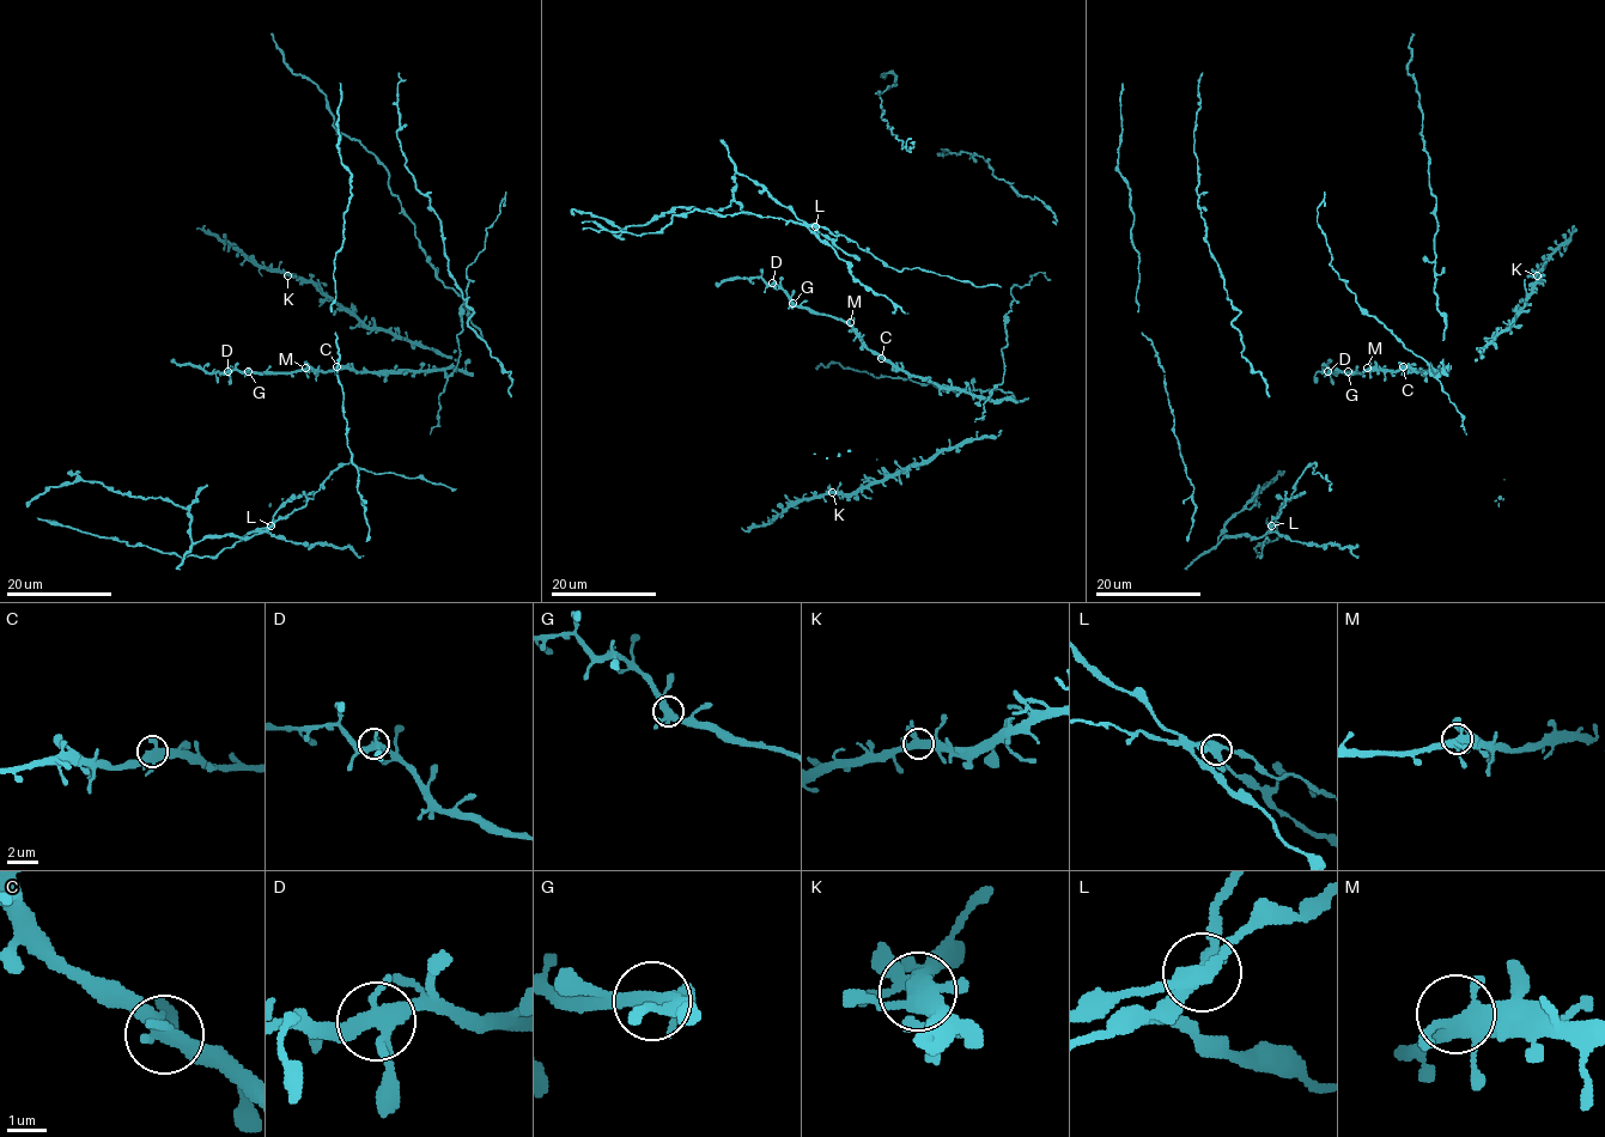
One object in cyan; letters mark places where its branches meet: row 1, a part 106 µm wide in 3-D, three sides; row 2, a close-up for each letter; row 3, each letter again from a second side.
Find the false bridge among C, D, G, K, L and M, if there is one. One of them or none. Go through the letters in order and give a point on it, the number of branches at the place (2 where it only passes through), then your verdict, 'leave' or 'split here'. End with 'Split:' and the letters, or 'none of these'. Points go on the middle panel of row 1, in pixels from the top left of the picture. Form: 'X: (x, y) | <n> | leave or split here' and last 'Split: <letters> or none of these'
C: (881, 358) | 5 | leave
D: (772, 283) | 5 | leave
G: (792, 303) | 4 | leave
K: (832, 492) | 4 | leave
L: (815, 226) | 5 | split here
M: (850, 322) | 5 | leave
Split: L

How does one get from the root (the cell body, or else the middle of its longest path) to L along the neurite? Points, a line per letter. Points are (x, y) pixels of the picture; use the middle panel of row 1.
L: (886, 266), (845, 236), (834, 236), (816, 226)

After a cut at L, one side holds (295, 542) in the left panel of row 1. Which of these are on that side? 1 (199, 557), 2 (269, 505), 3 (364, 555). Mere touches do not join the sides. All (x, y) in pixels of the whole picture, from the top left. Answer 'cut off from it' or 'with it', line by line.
1: cut off from it
2: cut off from it
3: with it

